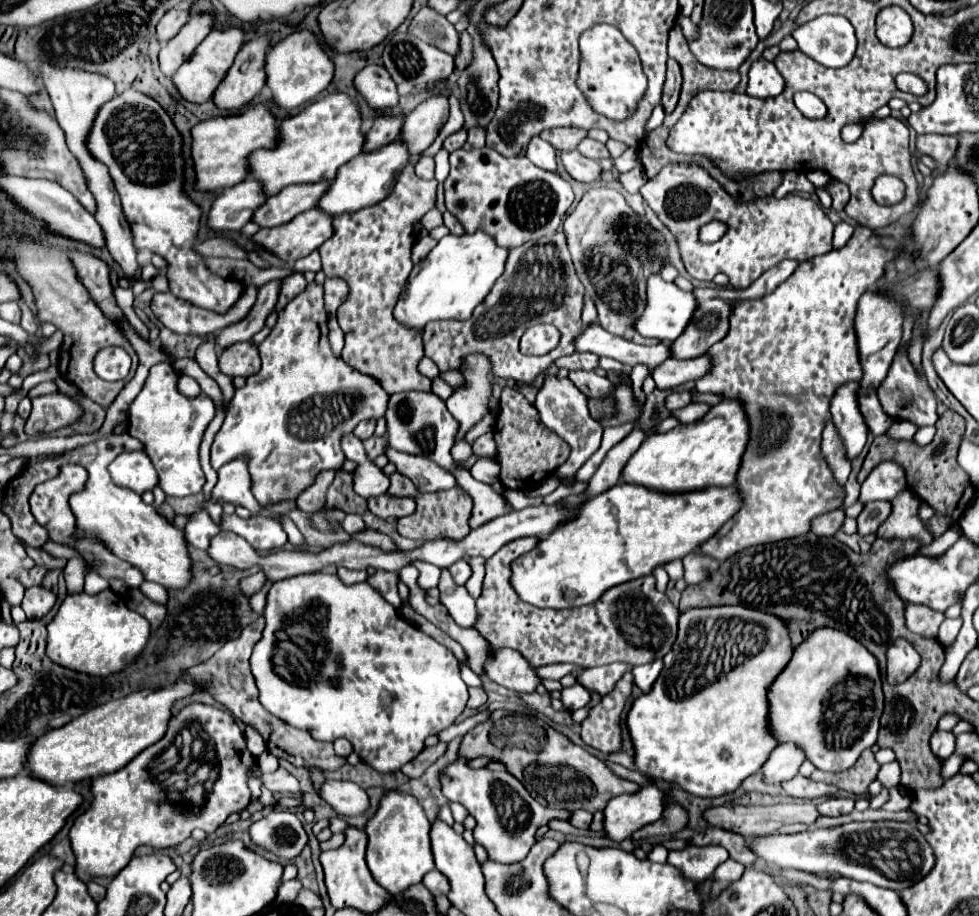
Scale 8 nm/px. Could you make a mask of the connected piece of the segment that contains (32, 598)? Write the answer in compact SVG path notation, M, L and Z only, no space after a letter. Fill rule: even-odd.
M43 584L39 586L31 586L25 590L25 598L21 602L21 608L25 610L27 618L43 618L57 602L57 594L49 588L45 588Z

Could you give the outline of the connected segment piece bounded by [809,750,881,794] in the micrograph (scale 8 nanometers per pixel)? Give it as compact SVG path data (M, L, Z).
M865 750L855 762L855 766L851 766L849 770L843 770L843 772L815 770L809 778L815 782L833 784L851 794L867 794L869 784L877 778L880 767L872 750Z

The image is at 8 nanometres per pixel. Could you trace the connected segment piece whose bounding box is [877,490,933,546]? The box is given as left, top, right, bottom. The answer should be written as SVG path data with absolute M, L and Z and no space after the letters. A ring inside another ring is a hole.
M911 492L899 493L899 496L893 498L893 510L889 518L879 526L877 536L893 540L919 540L921 546L929 546L933 542L933 536L925 530L923 520L919 518L919 499Z

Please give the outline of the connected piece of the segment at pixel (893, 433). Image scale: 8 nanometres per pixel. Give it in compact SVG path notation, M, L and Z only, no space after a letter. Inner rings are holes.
M895 422L895 424L887 430L887 438L907 440L907 438L913 436L915 432L917 432L917 426L913 426L911 422Z

